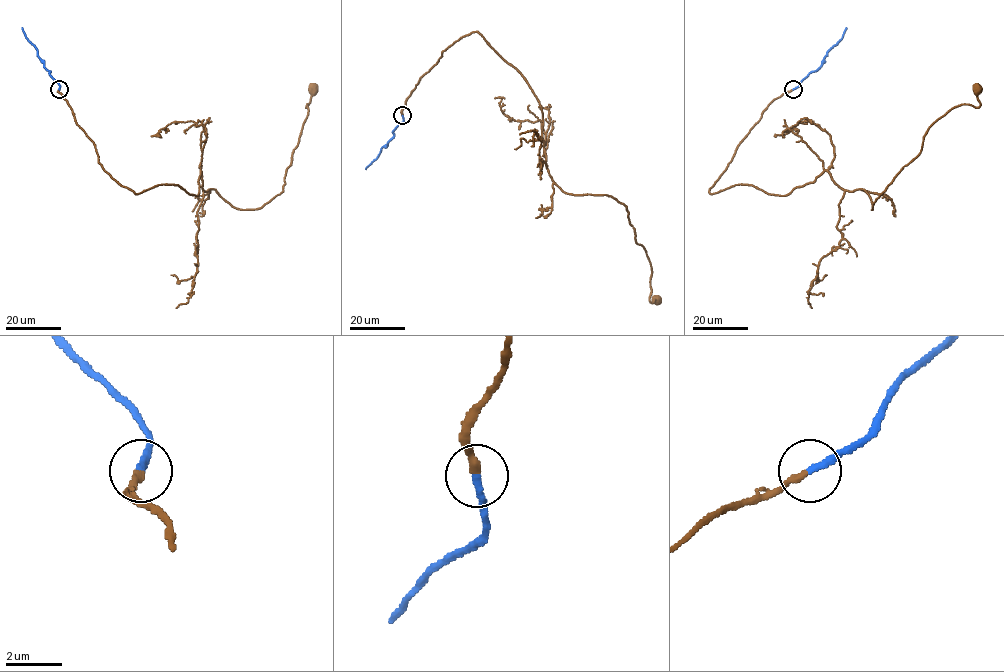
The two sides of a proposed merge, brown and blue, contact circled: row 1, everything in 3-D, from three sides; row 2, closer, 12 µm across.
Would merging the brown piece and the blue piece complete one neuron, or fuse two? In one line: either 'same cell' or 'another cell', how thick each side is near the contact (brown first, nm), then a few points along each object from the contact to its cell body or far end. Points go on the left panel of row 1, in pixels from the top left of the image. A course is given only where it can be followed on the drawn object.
same cell; calibres 240 and 240 nm; course brown (59, 89), (119, 183), (196, 195), (201, 171), (204, 190), (242, 210), (283, 190), (311, 88); course blue (59, 89), (22, 27)

